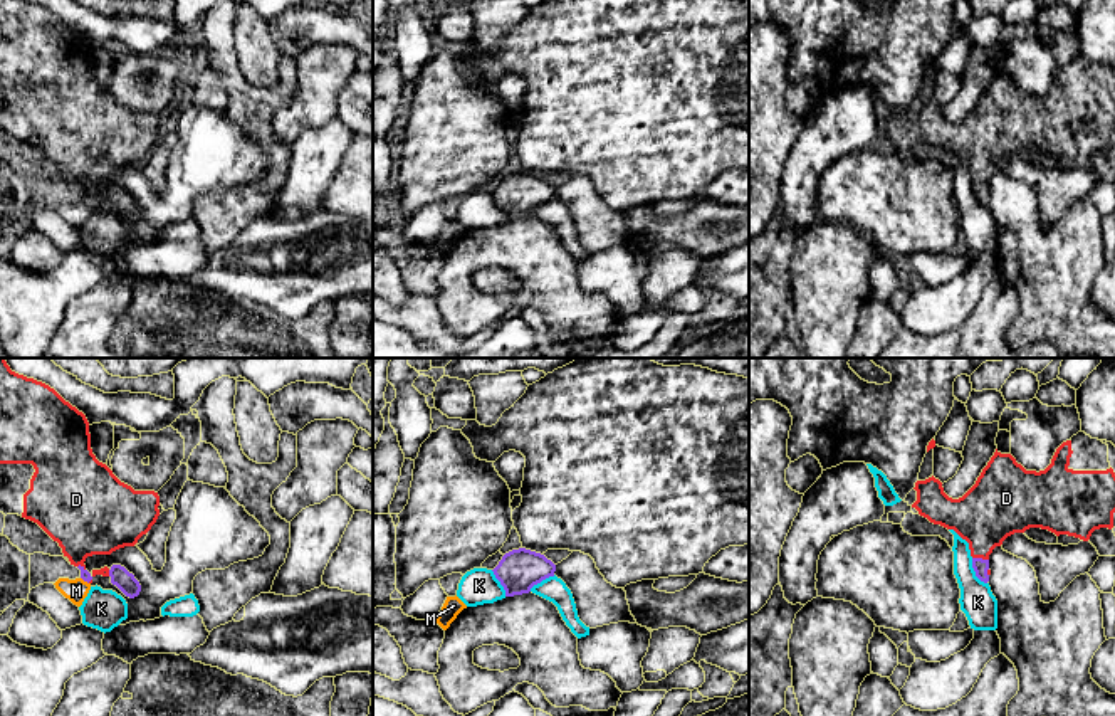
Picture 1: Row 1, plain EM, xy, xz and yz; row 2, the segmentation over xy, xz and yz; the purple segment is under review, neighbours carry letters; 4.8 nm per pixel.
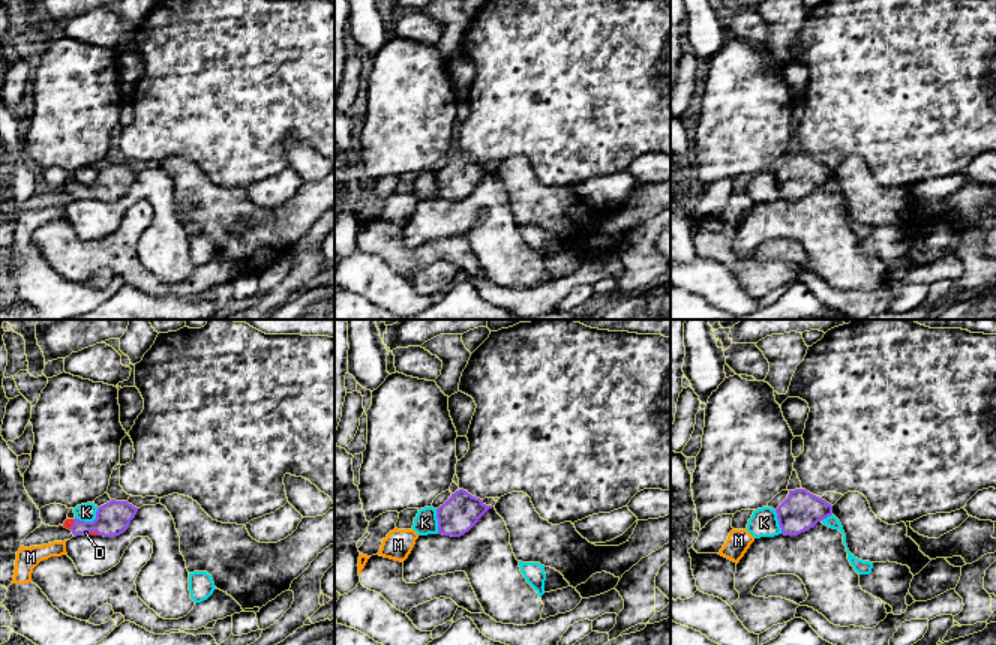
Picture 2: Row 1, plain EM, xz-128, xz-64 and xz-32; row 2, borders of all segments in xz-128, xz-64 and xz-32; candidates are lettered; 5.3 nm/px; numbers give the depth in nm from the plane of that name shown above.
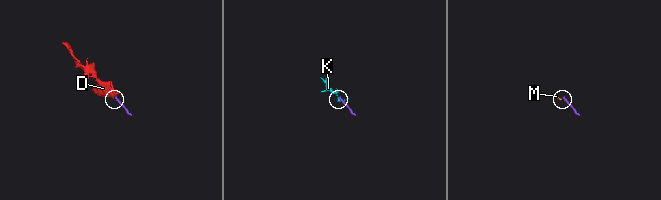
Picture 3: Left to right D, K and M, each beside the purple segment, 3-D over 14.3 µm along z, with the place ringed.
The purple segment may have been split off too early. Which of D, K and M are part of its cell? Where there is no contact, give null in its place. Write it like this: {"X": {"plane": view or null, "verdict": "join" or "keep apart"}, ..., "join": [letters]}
{"D": {"plane": "yz", "verdict": "join"}, "K": {"plane": "yz", "verdict": "keep apart"}, "M": {"plane": "xy", "verdict": "keep apart"}, "join": ["D"]}

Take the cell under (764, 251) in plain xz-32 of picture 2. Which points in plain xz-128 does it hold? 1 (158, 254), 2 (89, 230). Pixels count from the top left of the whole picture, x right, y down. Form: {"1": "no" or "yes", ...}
{"1": "no", "2": "no"}

